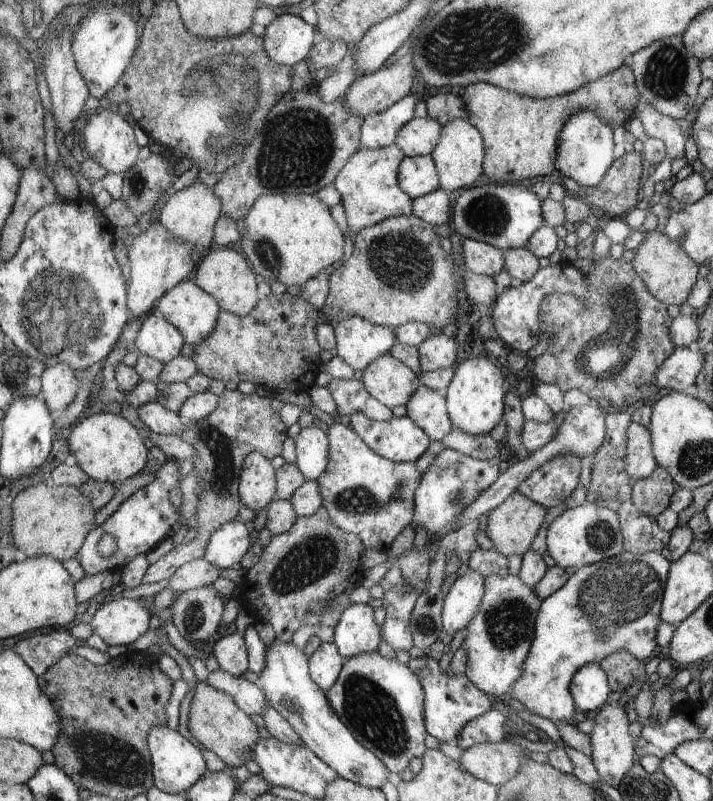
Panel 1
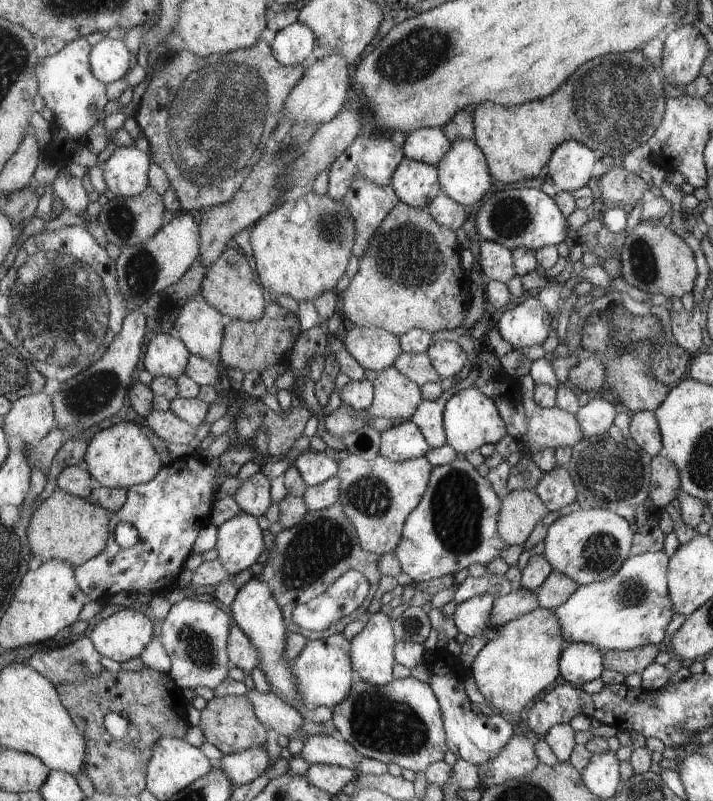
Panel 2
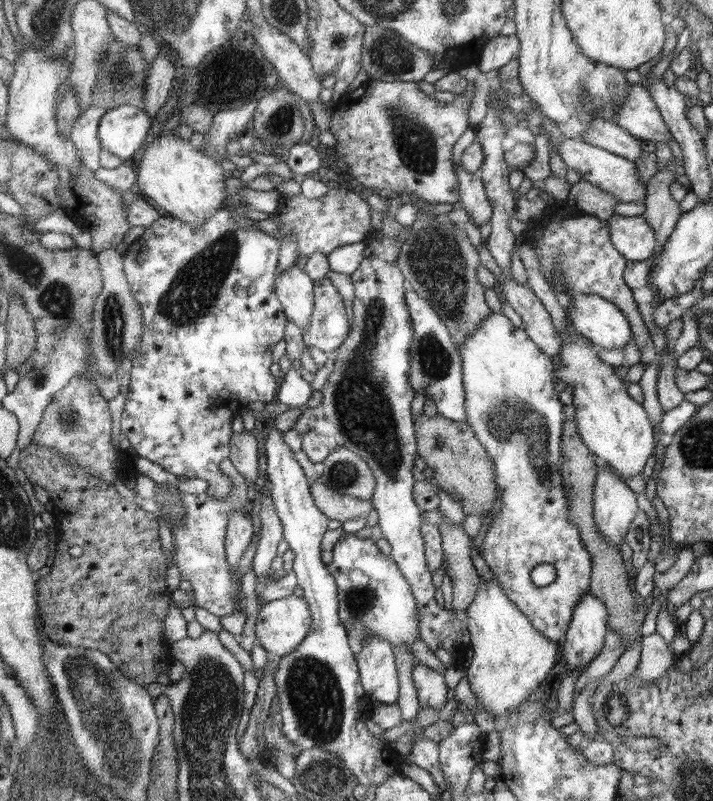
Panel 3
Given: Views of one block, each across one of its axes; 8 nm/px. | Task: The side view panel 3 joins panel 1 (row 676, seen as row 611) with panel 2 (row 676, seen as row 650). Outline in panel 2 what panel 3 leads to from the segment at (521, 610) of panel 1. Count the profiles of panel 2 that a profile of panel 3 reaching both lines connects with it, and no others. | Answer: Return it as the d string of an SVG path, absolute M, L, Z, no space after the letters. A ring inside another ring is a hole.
M538 606L532 612L500 626L497 637L493 641L488 641L472 661L468 675L474 677L480 694L490 706L500 710L501 716L518 718L522 710L558 678L558 658L561 658L565 647L565 637L561 632L557 613Z

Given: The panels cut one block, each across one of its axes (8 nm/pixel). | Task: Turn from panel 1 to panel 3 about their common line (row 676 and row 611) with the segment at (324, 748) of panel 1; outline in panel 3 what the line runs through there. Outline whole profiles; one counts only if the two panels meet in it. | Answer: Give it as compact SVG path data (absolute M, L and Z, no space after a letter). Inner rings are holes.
M292 594L286 598L273 600L260 606L255 623L255 632L257 638L260 639L260 644L265 648L269 656L281 658L292 654L297 647L301 646L309 631L312 630L312 622L313 615L310 604L304 598Z

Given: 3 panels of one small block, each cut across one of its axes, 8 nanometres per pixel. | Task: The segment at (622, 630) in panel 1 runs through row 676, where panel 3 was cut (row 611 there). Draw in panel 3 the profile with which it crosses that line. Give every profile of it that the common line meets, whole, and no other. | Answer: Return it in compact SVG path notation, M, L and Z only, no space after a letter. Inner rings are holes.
M493 311L493 313L480 324L480 328L478 328L474 334L470 334L462 344L457 344L457 347L461 354L462 369L464 370L465 378L465 423L474 430L478 441L485 446L485 449L490 452L490 456L493 457L499 493L501 494L500 507L495 513L496 517L494 517L494 521L490 524L486 536L484 536L484 540L482 540L482 543L477 545L476 548L479 554L482 555L482 558L486 560L486 564L488 564L490 570L496 577L496 581L505 589L505 595L517 605L522 613L525 613L525 615L529 617L533 623L533 627L550 640L560 640L568 634L568 626L573 620L573 608L581 601L581 596L590 593L589 588L592 586L590 584L590 580L592 579L592 556L590 556L589 549L585 547L585 543L581 539L580 529L576 524L572 524L569 521L568 493L565 492L564 477L560 476L560 470L558 470L560 436L563 436L562 424L565 424L565 422L564 418L562 418L562 402L560 402L558 396L554 394L556 390L554 390L554 366L552 366L552 364L556 364L556 362L552 362L552 358L545 352L542 352L542 348L529 337L529 334L524 332L523 328L516 328L503 313L496 311ZM538 564L553 564L556 569L556 581L543 587L532 584L530 573L532 573L532 568L538 566Z

